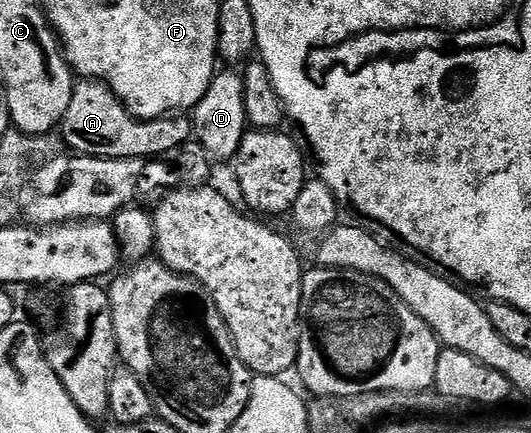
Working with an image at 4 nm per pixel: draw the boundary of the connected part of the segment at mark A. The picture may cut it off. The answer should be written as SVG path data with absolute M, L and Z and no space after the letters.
M87 78L77 79L73 83L70 106L66 106L66 114L60 123L58 136L61 136L73 148L73 153L82 156L97 156L107 160L138 158L145 162L167 157L168 153L175 152L176 149L193 139L192 121L187 115L169 114L159 116L157 120L137 120L135 116L128 113L128 107L108 89L106 84L102 83L101 80Z

